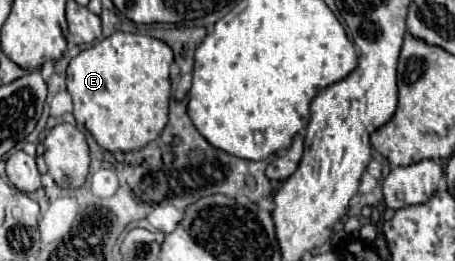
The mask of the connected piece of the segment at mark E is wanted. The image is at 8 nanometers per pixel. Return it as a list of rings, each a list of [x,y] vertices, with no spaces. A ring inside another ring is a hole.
[[[115,32],[83,50],[67,68],[67,92],[73,98],[75,120],[109,152],[141,150],[145,144],[157,140],[167,124],[171,62],[173,50],[165,42],[141,34]]]

